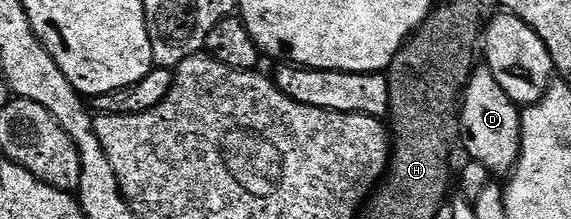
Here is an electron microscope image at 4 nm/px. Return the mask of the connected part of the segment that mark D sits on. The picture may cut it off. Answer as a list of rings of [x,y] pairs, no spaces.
[[[485,69],[475,70],[462,92],[458,113],[458,139],[460,147],[470,154],[473,162],[484,165],[491,176],[509,176],[518,163],[522,151],[522,117],[519,104],[513,103],[496,85]]]

